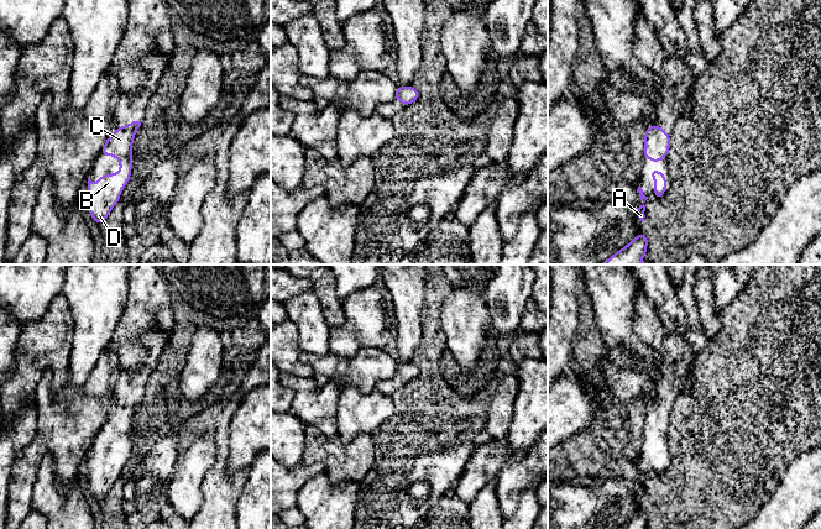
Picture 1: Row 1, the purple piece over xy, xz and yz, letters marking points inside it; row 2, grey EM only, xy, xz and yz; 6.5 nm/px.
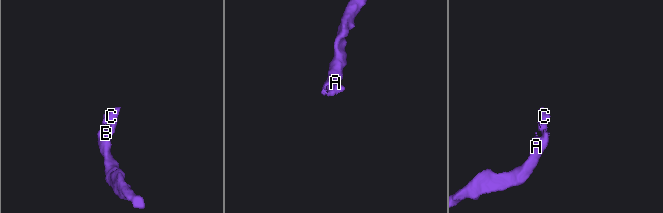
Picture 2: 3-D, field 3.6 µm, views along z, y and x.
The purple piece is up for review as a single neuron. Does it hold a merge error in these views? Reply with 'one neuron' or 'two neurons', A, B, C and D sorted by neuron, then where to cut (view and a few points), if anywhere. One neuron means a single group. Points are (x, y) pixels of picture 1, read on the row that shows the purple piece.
one neuron | A B C D | no cut

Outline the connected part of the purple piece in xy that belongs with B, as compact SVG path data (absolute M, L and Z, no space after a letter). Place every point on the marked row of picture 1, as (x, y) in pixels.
M132 121L117 127L108 138L100 156L114 156L120 162L120 172L103 174L96 183L88 178L88 208L93 221L104 224L119 203L124 187L130 182L132 169L132 142L142 121Z

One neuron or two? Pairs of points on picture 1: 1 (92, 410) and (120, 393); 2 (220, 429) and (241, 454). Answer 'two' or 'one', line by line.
1: two
2: two

